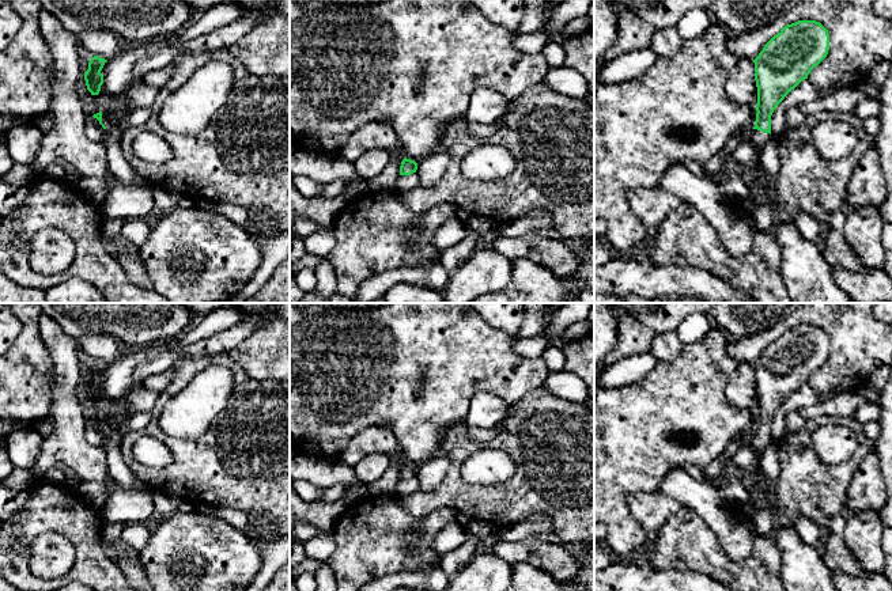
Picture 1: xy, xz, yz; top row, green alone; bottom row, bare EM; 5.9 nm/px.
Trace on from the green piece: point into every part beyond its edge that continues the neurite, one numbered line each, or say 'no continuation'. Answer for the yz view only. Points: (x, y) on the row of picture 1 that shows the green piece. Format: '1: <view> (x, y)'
1: yz (759, 139)

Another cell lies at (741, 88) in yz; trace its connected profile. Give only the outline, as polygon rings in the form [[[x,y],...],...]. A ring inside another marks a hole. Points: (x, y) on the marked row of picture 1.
[[[740,58],[729,71],[726,95],[732,102],[756,107],[757,87],[755,73],[755,62],[749,58]]]

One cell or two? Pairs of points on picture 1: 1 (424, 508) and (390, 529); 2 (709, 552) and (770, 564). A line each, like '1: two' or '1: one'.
1: two
2: two

